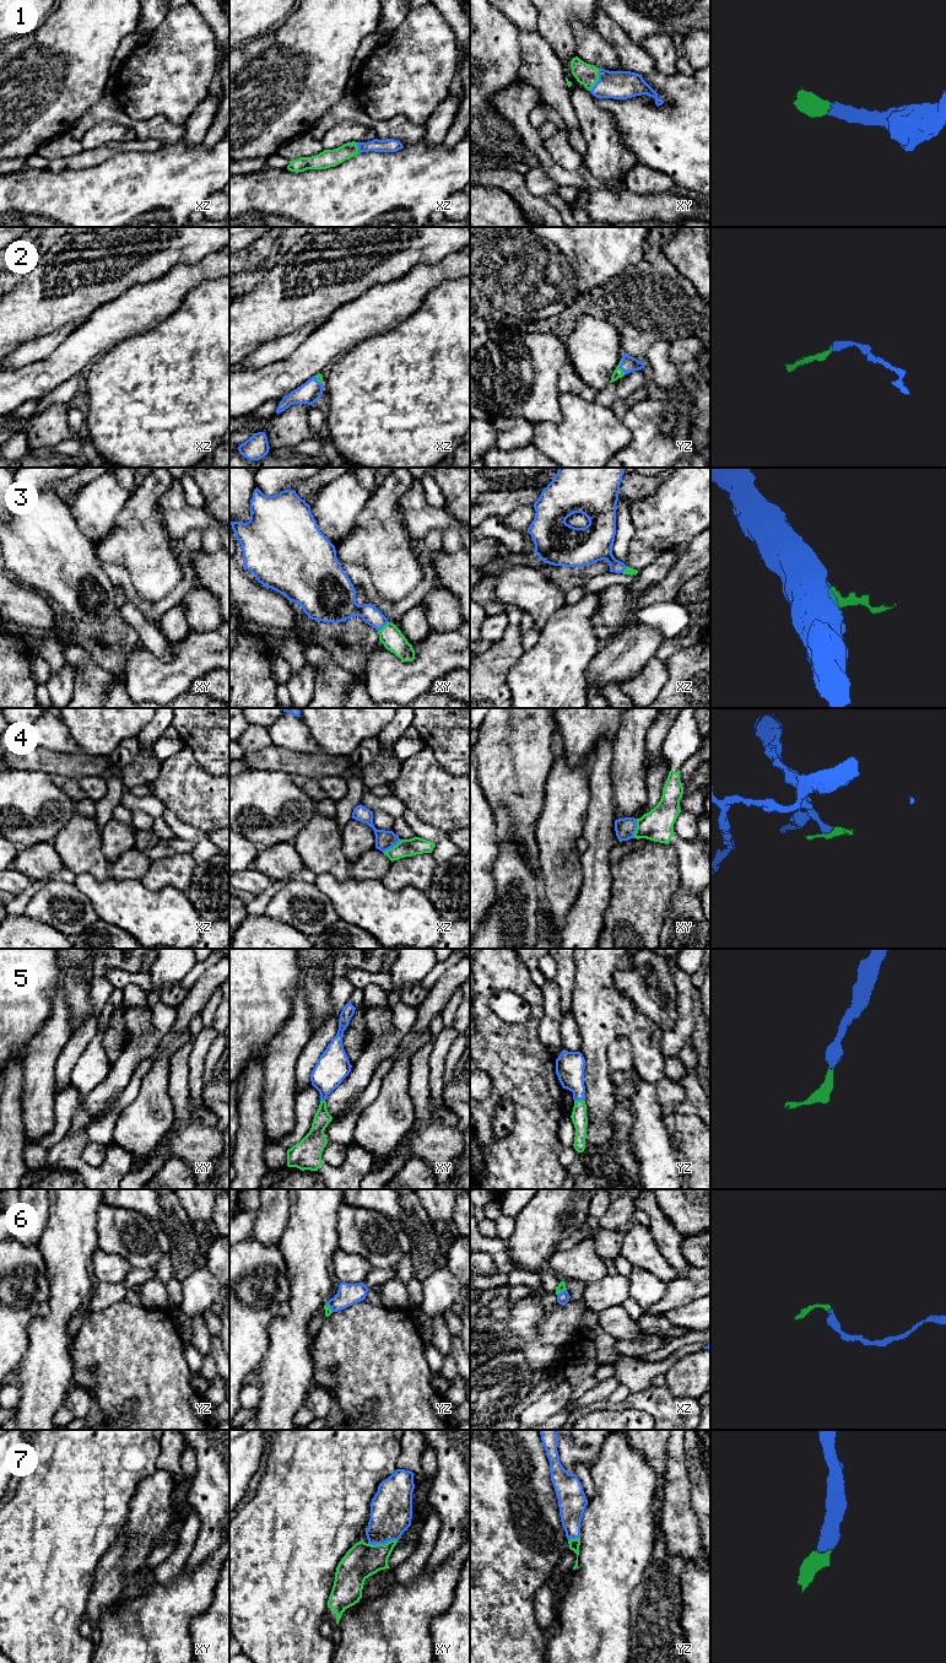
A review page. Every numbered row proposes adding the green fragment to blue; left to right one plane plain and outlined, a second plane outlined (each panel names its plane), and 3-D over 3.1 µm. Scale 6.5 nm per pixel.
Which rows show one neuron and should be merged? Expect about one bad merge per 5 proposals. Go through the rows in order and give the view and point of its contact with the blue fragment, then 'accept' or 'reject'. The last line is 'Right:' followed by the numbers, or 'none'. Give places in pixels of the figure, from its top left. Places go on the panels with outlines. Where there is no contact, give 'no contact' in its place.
1: meets blue in xy at (599, 80); accept
2: meets blue in yz at (620, 366); accept
3: meets blue in xy at (383, 626); accept
4: meets blue in xy at (634, 829); reject
5: meets blue in yz at (579, 1099); accept
6: meets blue in xz at (561, 1292); accept
7: meets blue in xy at (382, 1543); accept
Right: 1, 2, 3, 5, 6, 7

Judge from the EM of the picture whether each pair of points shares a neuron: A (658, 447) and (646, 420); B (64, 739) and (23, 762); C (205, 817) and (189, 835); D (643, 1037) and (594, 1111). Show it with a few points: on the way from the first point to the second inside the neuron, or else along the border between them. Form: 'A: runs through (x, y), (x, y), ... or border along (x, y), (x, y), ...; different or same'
A: runs through (652, 441), (646, 433), (646, 426); same
B: border along (42, 746), (49, 750), (75, 754); different
C: border along (171, 811), (185, 824), (206, 833); different
D: runs through (616, 1031), (596, 1048), (596, 1084); same

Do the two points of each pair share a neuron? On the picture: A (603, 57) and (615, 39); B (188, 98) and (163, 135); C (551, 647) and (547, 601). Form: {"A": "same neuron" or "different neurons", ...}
{"A": "different neurons", "B": "different neurons", "C": "different neurons"}

